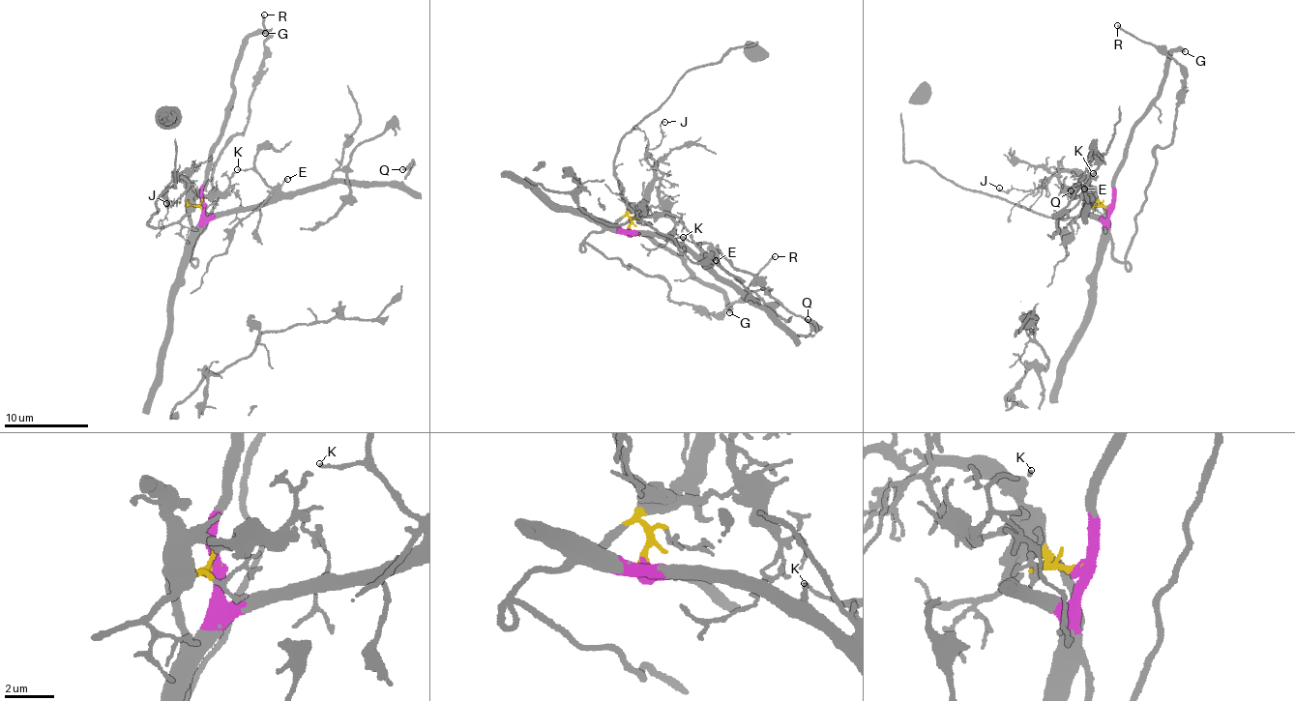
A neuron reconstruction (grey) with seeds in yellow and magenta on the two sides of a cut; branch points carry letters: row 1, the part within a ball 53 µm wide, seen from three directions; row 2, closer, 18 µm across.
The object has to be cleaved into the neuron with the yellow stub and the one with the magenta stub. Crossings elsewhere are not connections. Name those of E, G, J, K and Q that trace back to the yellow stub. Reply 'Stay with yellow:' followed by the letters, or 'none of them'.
Stay with yellow: J

